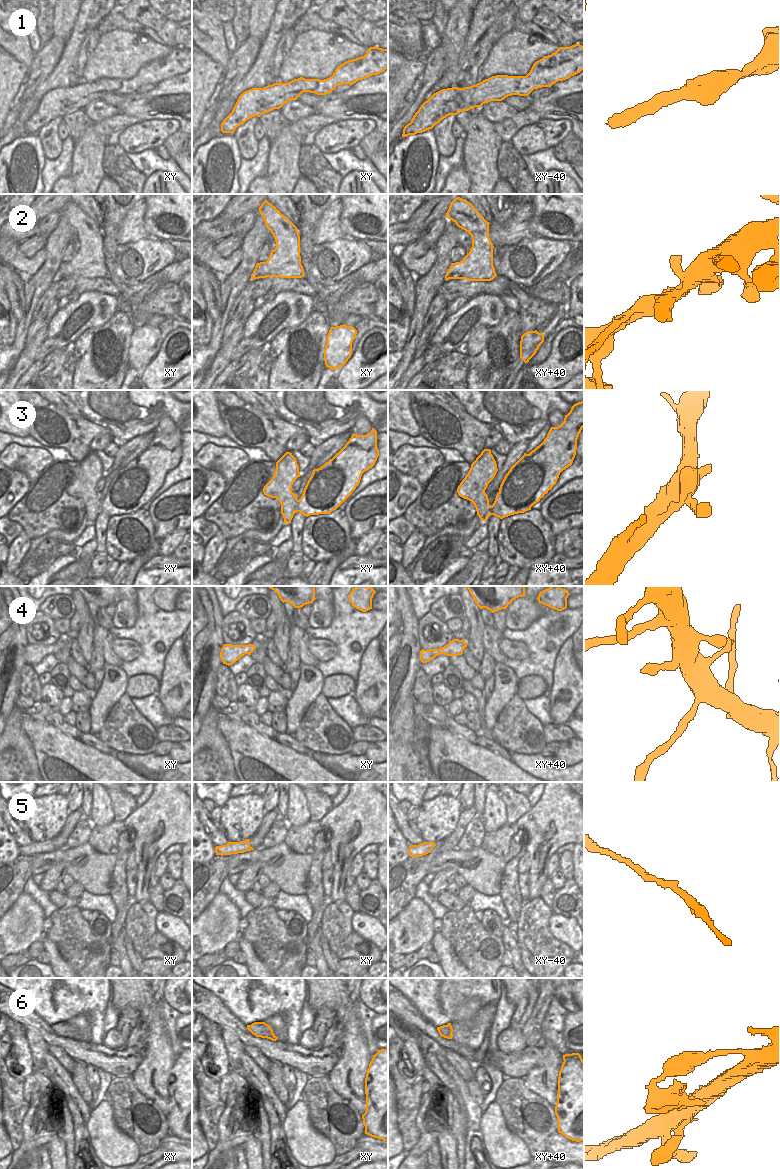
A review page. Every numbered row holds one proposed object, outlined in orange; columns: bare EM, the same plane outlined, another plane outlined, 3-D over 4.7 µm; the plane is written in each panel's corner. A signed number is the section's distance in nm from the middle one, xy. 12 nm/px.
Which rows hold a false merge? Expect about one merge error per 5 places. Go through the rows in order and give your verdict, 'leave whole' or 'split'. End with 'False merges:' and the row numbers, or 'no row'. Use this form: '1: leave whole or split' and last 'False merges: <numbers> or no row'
1: leave whole
2: leave whole
3: leave whole
4: leave whole
5: leave whole
6: split
False merges: 6

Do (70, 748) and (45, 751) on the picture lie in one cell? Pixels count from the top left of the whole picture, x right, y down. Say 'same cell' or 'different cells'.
same cell

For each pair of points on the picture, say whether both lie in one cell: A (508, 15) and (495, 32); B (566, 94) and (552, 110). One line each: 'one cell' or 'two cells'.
A: one cell
B: one cell

